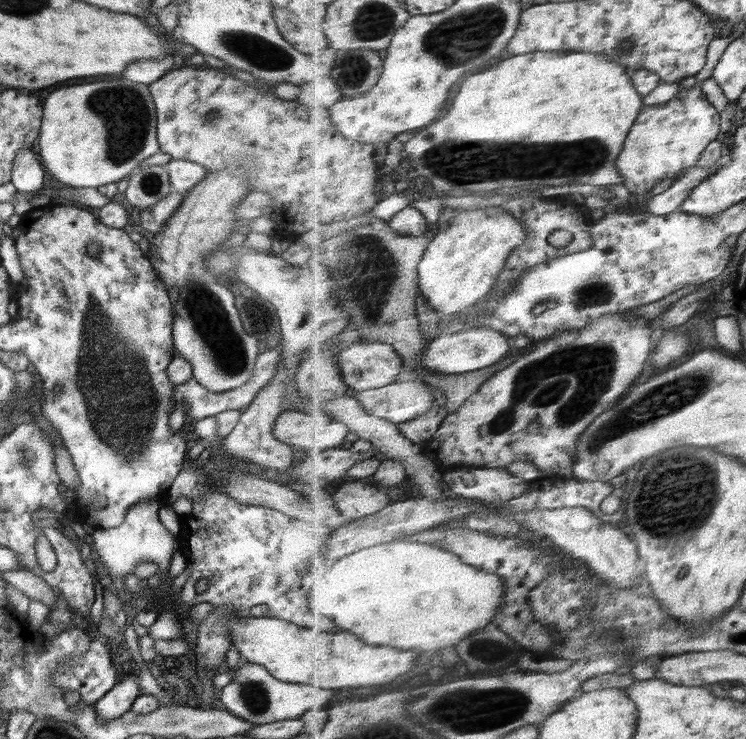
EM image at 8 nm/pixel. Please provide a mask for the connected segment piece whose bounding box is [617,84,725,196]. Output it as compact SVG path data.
M702 84L689 89L682 89L678 96L669 100L666 104L644 107L635 127L631 130L622 156L617 162L619 171L625 176L625 186L631 193L644 196L644 194L652 192L666 178L672 178L674 182L677 181L678 176L684 174L687 169L696 167L696 164L702 158L702 154L706 152L706 148L714 140L720 140L724 132L725 128L723 127L720 110L708 100Z

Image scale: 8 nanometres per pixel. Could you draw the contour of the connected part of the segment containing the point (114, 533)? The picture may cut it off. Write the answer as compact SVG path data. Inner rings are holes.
M165 500L138 502L126 511L125 519L120 526L101 530L94 528L94 532L88 536L88 542L98 554L97 560L102 562L110 576L125 577L126 574L133 573L138 563L148 561L158 564L159 572L165 579L171 578L169 566L172 555L178 549L178 536L170 533L158 519L158 511L164 506L166 506Z

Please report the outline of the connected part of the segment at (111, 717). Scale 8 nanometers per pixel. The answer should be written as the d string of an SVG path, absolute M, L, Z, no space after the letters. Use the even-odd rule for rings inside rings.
M130 675L124 680L116 683L94 706L101 721L114 722L130 707L136 697L141 694L139 680Z

